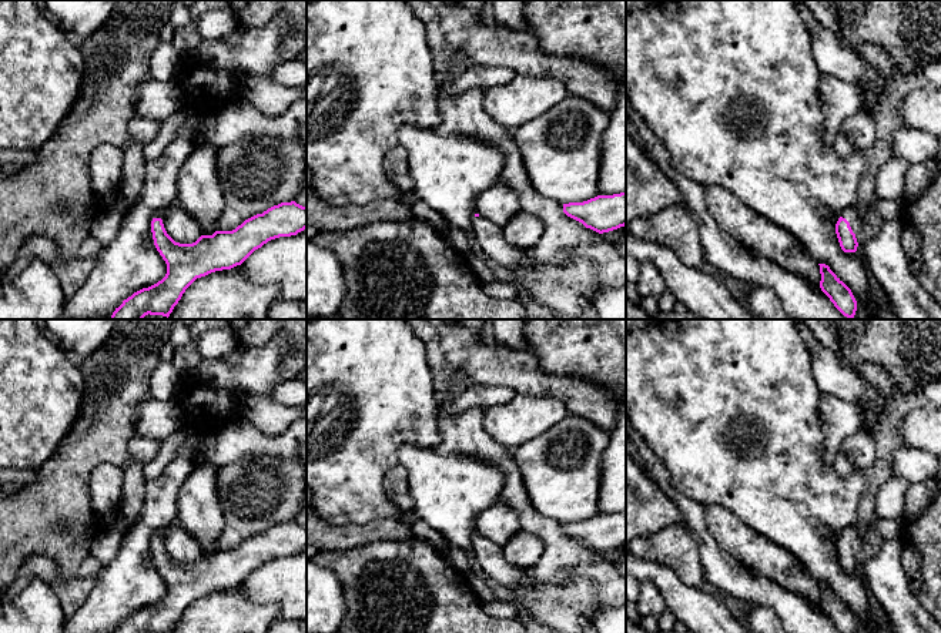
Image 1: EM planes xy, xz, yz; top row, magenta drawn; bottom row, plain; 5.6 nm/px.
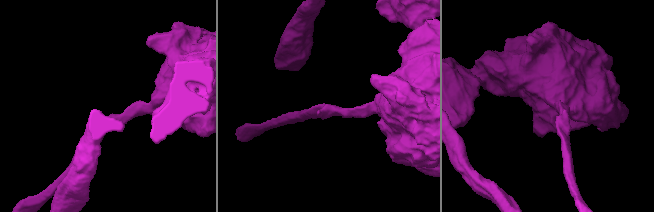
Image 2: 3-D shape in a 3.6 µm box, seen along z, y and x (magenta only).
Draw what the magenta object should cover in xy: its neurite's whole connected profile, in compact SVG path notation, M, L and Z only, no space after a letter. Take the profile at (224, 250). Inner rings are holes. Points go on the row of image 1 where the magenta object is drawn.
M291 201L245 220L232 231L215 231L212 235L201 235L192 244L180 244L167 234L164 215L165 210L154 214L151 232L167 264L165 277L124 299L111 319L143 319L148 314L168 318L197 278L241 265L268 241L297 235L307 228L307 207Z

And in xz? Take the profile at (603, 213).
M626 192L563 204L563 212L599 234L626 225Z

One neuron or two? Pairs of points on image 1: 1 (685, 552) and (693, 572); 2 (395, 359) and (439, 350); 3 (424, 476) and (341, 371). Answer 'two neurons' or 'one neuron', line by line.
1: one neuron
2: two neurons
3: two neurons

